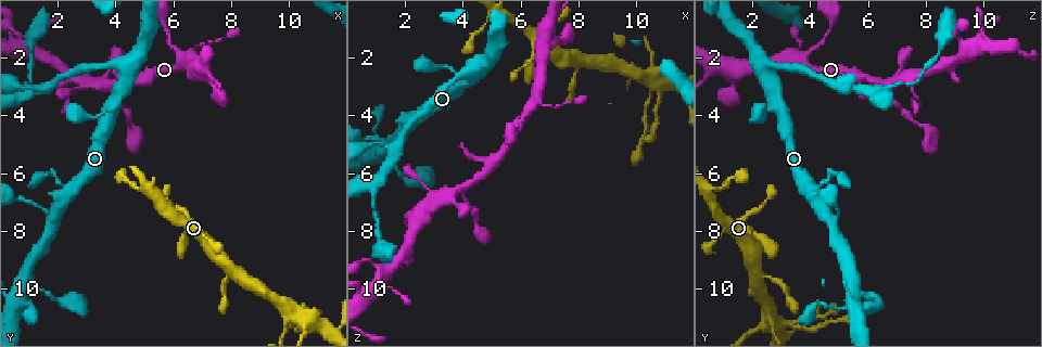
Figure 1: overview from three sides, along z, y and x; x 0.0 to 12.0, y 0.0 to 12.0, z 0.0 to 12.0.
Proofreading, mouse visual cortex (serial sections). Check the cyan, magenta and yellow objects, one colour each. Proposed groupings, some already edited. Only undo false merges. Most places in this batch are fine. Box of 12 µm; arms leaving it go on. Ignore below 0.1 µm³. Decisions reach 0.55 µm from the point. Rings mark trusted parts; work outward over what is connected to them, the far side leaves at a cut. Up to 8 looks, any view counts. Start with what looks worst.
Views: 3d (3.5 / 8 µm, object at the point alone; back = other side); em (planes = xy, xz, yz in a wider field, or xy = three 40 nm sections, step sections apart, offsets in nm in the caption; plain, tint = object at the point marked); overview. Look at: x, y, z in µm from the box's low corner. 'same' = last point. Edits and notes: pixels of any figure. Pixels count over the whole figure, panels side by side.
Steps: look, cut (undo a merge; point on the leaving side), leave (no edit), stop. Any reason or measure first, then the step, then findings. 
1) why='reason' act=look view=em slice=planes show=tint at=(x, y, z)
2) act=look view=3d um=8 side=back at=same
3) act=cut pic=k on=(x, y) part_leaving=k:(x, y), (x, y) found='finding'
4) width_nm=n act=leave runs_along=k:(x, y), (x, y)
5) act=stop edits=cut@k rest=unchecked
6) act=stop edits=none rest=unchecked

why='sudden change in width' act=look view=3d um=8 side=back at=(10.5, 11.3, 3.4)

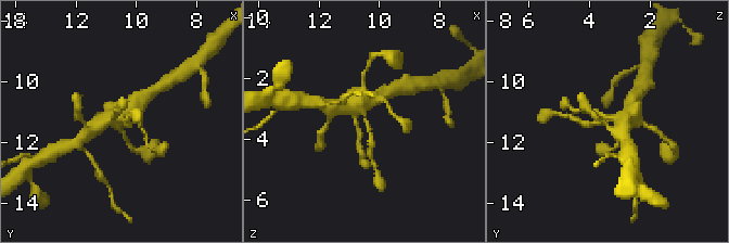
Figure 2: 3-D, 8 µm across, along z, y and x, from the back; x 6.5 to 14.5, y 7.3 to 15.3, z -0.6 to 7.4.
act=look view=3d um=3.5 at=(10.4, 11.2, 3.5)

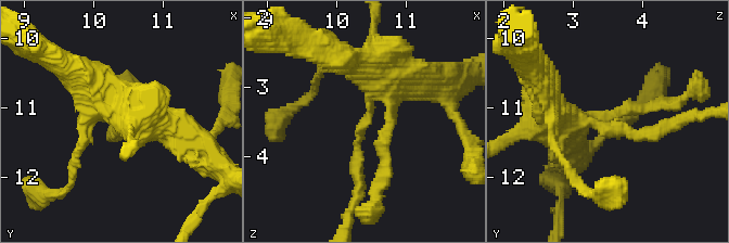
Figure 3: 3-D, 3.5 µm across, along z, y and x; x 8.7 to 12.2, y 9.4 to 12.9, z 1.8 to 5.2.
why='now the EM' act=look view=em slice=xy step=5 show=tint at=(10.45, 11.30, 3.50)

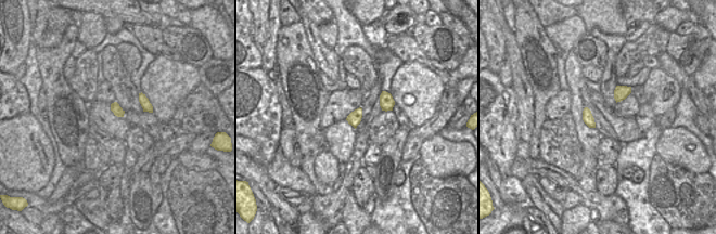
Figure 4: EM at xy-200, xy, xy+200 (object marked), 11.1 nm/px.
act=leave found='one cell here'

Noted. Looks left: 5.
why='a fork' act=look view=3d um=8 side=back at=(6.3, 2.2, 3.8)

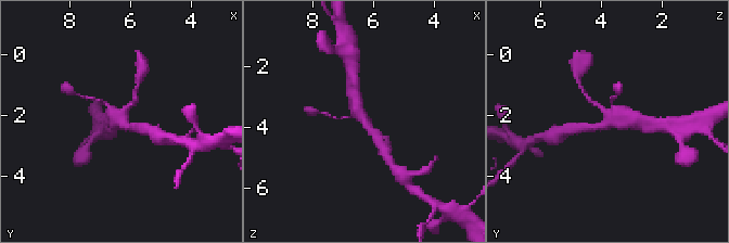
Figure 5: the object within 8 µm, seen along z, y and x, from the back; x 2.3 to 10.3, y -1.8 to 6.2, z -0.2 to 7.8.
act=look view=em slice=planes show=tint at=(6.4, 2.3, 3.7)

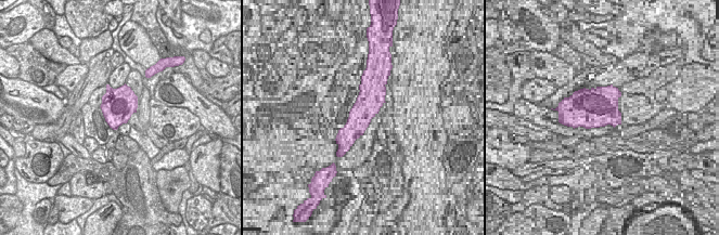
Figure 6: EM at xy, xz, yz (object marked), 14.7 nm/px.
act=leave runs_along=5:(380, 143), (359, 114), (354, 92) found='all the same cell'

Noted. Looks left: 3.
why='a fork' act=look view=3d um=3.5 at=(1.7, 3.0, 5.2)

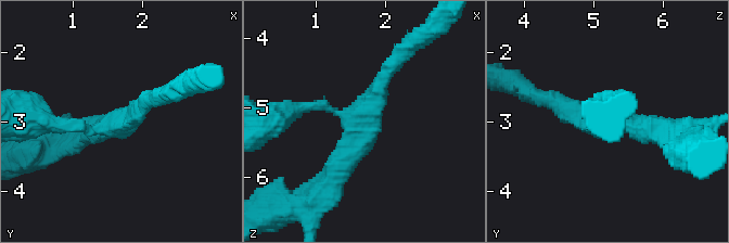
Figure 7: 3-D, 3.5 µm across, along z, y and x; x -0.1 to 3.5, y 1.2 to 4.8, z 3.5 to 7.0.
act=look view=em slice=xy step=1 show=tint at=(1.65, 3.05, 5.15)

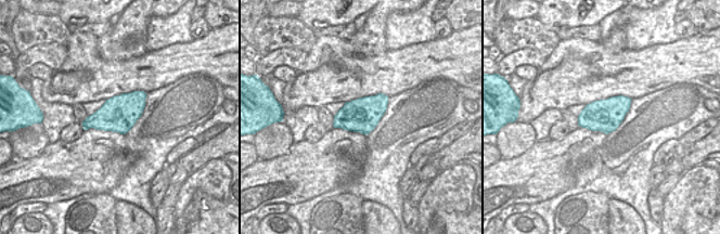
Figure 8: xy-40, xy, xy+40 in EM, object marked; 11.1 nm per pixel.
why='cut it another way' act=look view=em slice=planes show=tint at=same

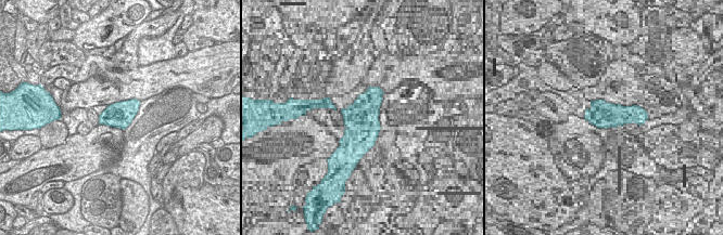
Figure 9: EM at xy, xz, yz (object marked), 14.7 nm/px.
width_nm=380 act=leave runs_along=7:(394, 64), (334, 181) found='continuous, no second cell'

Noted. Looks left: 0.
act=stop edits=none rest=unchecked

